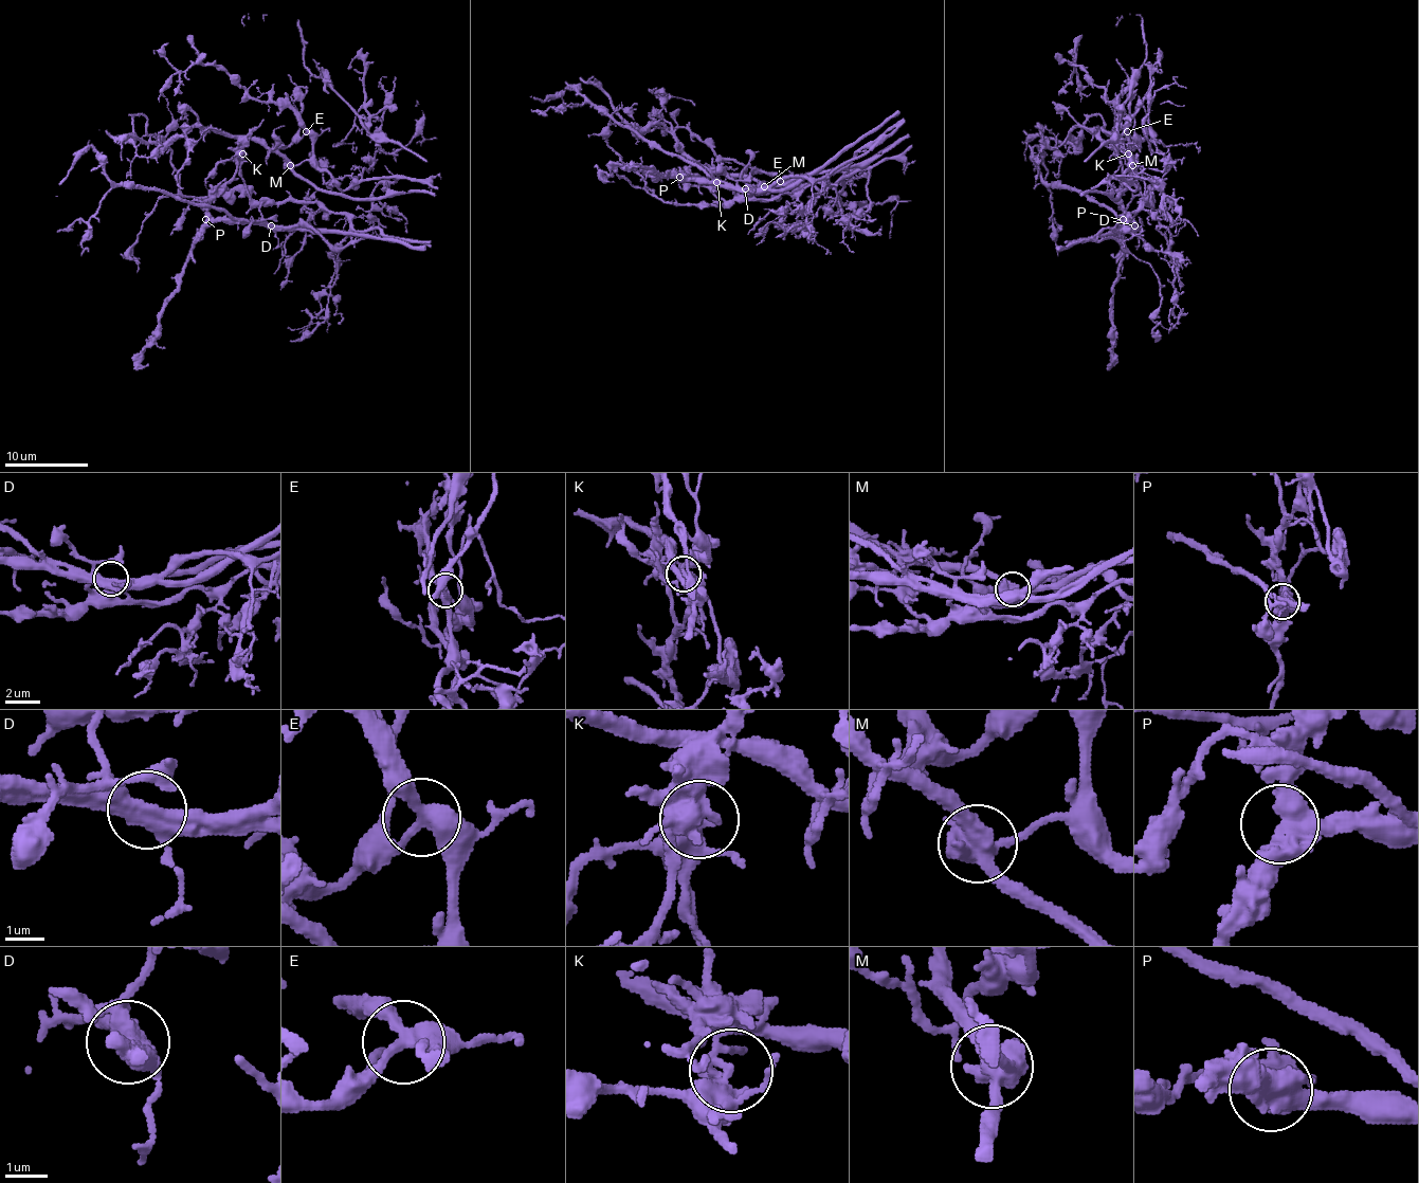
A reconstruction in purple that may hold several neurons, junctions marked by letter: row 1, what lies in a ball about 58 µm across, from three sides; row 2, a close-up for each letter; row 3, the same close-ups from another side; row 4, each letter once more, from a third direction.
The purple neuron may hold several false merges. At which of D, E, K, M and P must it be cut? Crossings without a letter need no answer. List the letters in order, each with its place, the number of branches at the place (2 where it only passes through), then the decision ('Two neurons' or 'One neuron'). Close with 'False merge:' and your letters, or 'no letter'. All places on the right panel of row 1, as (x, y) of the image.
D: Place: (1134, 225). Branches: 3. Two neurons
E: Place: (1127, 131). Branches: 3. One neuron
K: Place: (1128, 153). Branches: 3. Two neurons
M: Place: (1132, 165). Branches: 3. Two neurons
P: Place: (1123, 219). Branches: 3. One neuron
False merge: D, K, M

